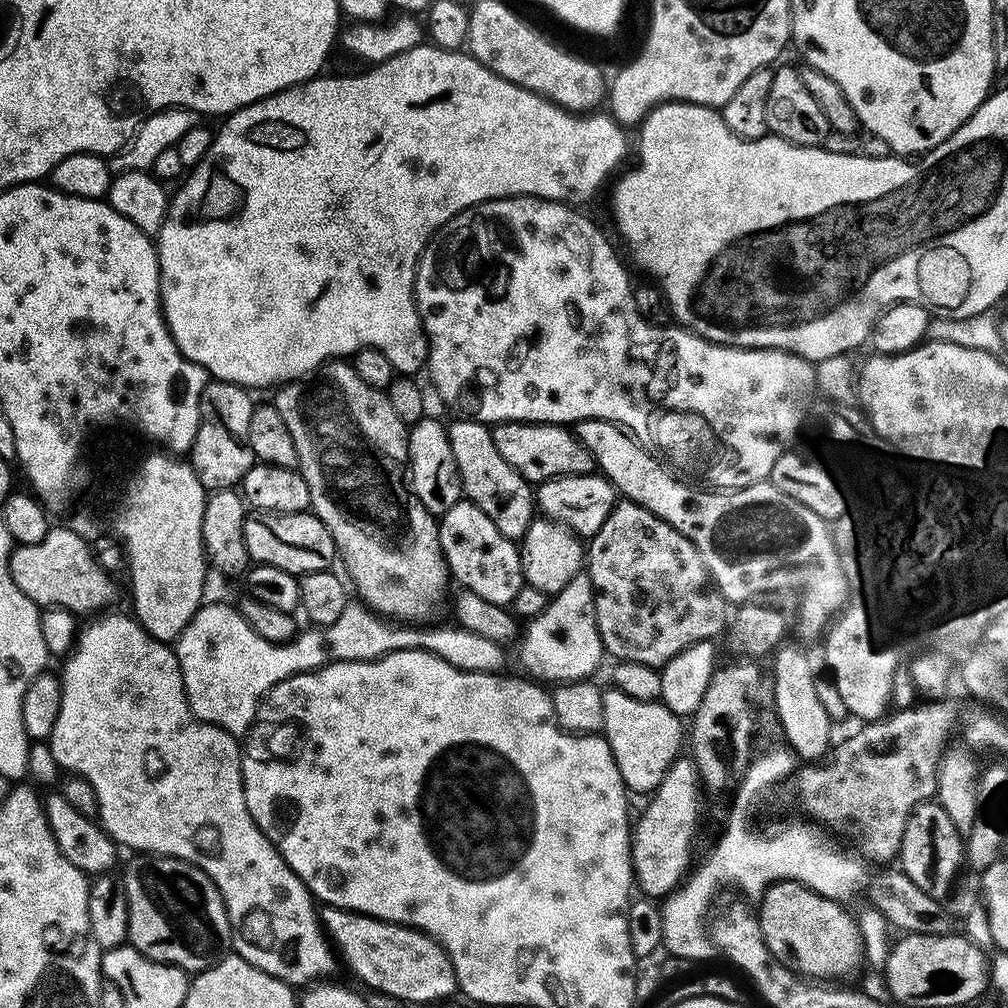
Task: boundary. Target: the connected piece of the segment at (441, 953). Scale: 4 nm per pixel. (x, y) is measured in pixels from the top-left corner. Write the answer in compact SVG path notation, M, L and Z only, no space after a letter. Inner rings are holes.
M333 904L321 907L318 915L320 927L343 967L345 964L366 987L408 1004L436 1004L447 996L457 995L456 975L448 951L433 936L406 924L379 920Z

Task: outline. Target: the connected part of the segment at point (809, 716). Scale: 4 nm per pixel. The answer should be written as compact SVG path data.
M789 642L776 648L772 660L772 704L776 707L776 720L788 739L787 745L801 761L816 762L829 755L833 747L832 728L834 721L818 699L816 681L818 673L812 669L812 660L800 648Z

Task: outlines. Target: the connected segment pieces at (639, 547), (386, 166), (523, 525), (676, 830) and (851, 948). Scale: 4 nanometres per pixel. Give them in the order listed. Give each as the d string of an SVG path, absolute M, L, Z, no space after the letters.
M621 499L610 518L602 522L602 530L587 541L586 575L592 583L600 640L605 653L616 656L617 661L642 662L651 668L660 668L698 642L715 641L730 620L729 605L712 583L702 554L698 554L696 547L674 530L674 526L632 500Z
M421 42L416 48L406 50L394 58L383 60L382 63L365 67L365 69L365 72L356 72L353 76L321 74L304 84L296 84L293 88L276 92L273 96L267 96L250 106L238 109L237 112L232 113L221 123L224 125L221 126L220 132L218 128L218 131L213 135L212 145L208 153L198 161L195 168L183 177L182 183L179 185L181 188L174 192L171 197L168 205L168 216L154 240L156 257L160 260L160 306L164 309L164 320L168 323L168 329L180 353L190 362L206 369L212 380L225 380L249 390L255 390L255 388L272 390L281 384L289 384L292 380L307 377L315 368L320 367L321 364L327 364L329 360L351 357L359 348L382 350L382 354L386 354L386 358L390 358L390 362L396 367L397 373L403 374L405 377L415 377L417 375L415 372L419 368L421 371L428 363L428 336L424 332L424 323L420 320L420 312L416 308L416 264L425 248L428 247L432 237L439 232L440 227L447 220L455 218L458 213L473 208L475 204L481 204L487 200L501 200L503 196L537 196L543 200L559 200L573 206L584 206L580 204L594 199L599 194L600 187L608 179L611 181L621 171L620 163L623 162L624 155L628 152L628 140L624 137L625 129L617 120L613 120L611 115L600 110L593 111L591 114L573 114L568 109L553 104L551 100L545 100L537 92L531 92L522 86L511 84L510 81L504 80L498 74L491 72L485 64L479 64L475 56L465 54L460 50L451 52L445 48L437 48L431 42Z
M456 418L453 424L447 425L450 448L454 450L454 462L460 475L460 490L463 499L469 500L506 538L513 542L524 539L526 530L532 525L537 515L536 497L533 485L529 484L494 446L492 428L480 424L477 420Z
M678 758L651 793L649 800L652 801L645 806L640 821L637 824L635 821L630 832L632 871L645 897L663 898L685 879L693 863L692 839L700 824L700 792L702 785L696 763L690 758Z
M779 880L764 891L764 895L759 897L758 919L762 938L778 958L793 972L805 978L828 978L824 976L848 976L864 956L864 939L860 937L860 926L855 915L851 916L847 912L845 905L839 900L831 900L814 890L810 890L805 884L799 884L793 880Z

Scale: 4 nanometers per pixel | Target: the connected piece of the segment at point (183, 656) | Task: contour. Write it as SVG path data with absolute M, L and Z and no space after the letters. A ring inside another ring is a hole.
M350 602L338 622L334 622L328 629L328 640L323 636L323 631L301 631L292 640L284 644L266 642L262 634L258 634L244 621L243 616L235 607L228 604L205 603L190 618L187 626L180 631L179 640L175 641L174 651L184 679L184 693L188 696L188 704L192 712L200 720L210 722L222 730L226 730L237 738L243 737L252 727L256 719L256 711L260 709L260 702L264 695L278 683L291 676L297 676L299 672L310 672L314 668L323 668L329 659L328 648L332 651L331 659L337 660L377 660L379 656L385 656L398 650L407 648L420 648L423 652L433 652L438 658L450 662L463 672L491 672L499 673L504 664L505 649L501 645L490 642L490 638L482 638L482 634L474 634L470 630L459 626L452 628L432 628L436 626L409 626L403 622L389 622L385 617L376 615L367 604L363 602Z

